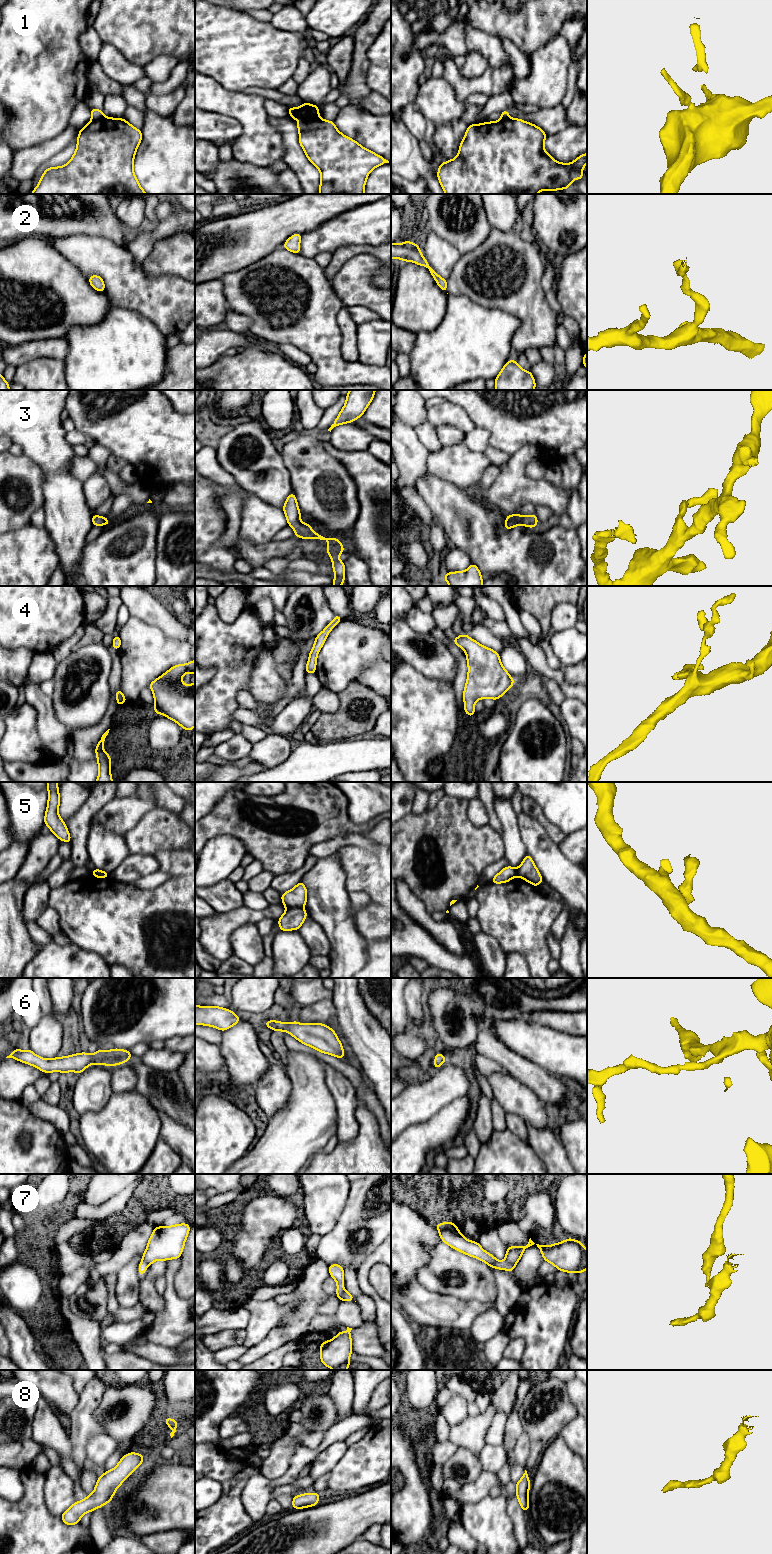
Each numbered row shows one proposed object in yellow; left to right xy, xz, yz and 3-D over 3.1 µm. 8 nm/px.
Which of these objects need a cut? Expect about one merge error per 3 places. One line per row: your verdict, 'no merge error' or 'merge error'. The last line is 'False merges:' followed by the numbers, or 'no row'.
1: merge error
2: no merge error
3: no merge error
4: no merge error
5: merge error
6: no merge error
7: merge error
8: no merge error
False merges: 1, 5, 7

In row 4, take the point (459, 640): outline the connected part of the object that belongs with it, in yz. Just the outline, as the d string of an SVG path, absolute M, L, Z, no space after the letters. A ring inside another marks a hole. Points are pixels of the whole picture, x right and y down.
M467 634L457 636L452 642L466 653L468 676L463 692L464 711L472 717L478 699L498 700L515 680L503 667L496 651L481 645Z

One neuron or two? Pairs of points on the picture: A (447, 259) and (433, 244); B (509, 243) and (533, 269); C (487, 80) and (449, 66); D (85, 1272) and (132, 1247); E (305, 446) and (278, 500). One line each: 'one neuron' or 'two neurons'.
A: one neuron
B: one neuron
C: one neuron
D: one neuron
E: two neurons

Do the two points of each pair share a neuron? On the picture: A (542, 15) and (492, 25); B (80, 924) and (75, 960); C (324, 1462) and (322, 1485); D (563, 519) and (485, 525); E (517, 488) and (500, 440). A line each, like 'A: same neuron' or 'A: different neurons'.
A: same neuron
B: different neurons
C: different neurons
D: different neurons
E: different neurons

